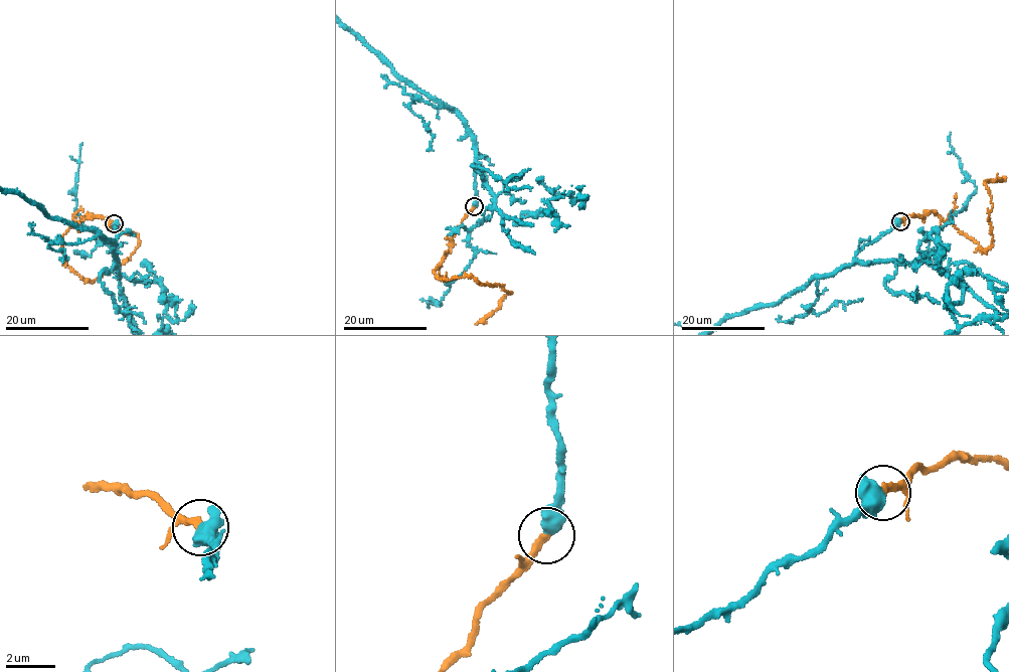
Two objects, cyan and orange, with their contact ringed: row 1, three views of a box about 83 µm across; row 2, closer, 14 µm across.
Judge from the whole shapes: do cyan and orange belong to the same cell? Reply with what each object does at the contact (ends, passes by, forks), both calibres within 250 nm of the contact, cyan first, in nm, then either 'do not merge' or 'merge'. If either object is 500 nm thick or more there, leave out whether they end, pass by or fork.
calibres 500 and 320 nm; merge

